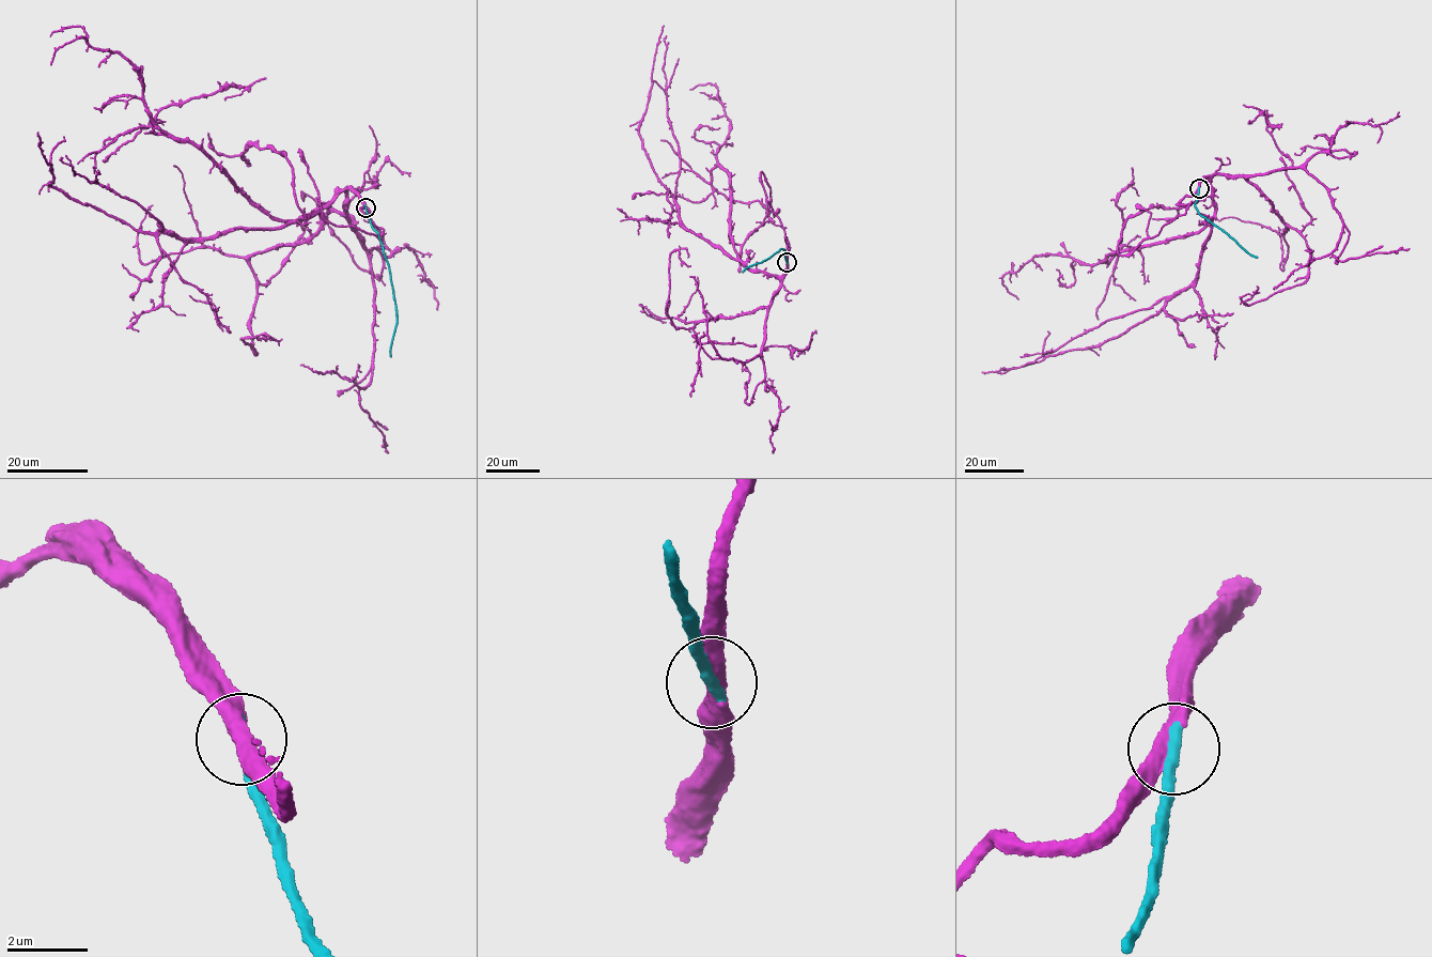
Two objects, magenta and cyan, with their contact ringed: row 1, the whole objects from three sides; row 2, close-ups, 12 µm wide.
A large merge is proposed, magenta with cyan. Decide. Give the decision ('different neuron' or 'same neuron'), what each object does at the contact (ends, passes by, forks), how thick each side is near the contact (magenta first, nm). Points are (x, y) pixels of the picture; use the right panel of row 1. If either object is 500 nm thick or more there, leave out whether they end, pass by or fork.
same neuron; magenta passes by; cyan ends there; 380 nm thick on the magenta side, 340 nm on the other

